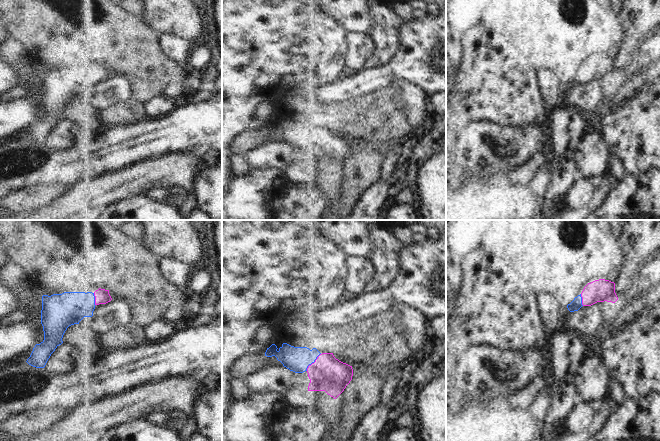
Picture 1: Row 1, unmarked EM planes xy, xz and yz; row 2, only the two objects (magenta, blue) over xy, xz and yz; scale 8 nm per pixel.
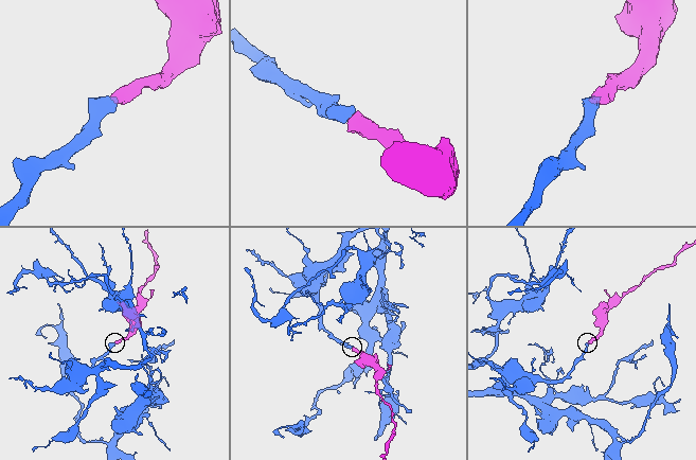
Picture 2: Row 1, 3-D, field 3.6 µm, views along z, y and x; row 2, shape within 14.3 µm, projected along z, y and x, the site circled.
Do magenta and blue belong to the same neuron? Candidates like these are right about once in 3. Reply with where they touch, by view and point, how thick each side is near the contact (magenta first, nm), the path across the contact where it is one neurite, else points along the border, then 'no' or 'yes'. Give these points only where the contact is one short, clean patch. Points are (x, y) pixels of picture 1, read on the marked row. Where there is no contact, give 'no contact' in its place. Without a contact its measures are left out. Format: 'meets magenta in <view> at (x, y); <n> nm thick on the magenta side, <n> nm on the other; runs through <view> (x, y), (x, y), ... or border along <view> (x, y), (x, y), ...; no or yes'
meets magenta in xz at (314, 362); 280 nm thick on the magenta side, 200 nm on the other; yes

